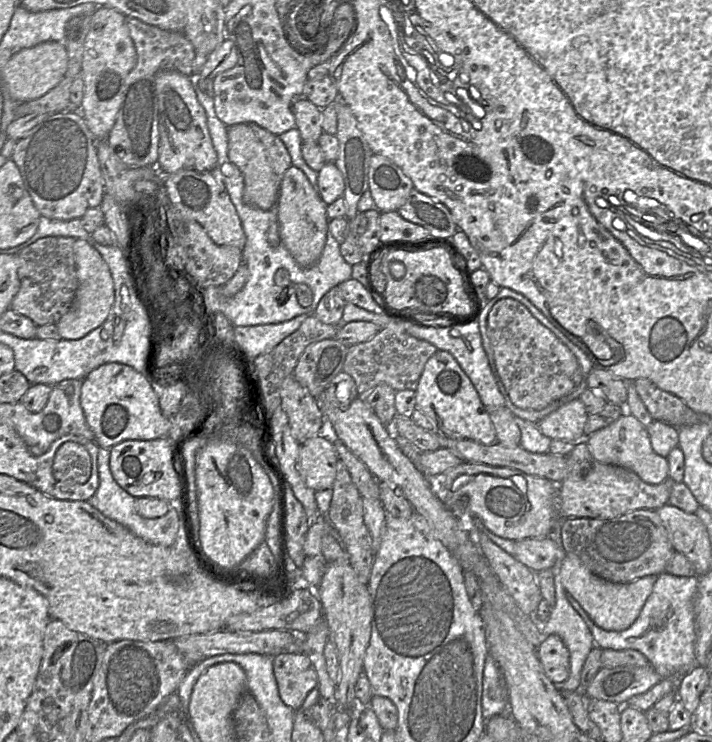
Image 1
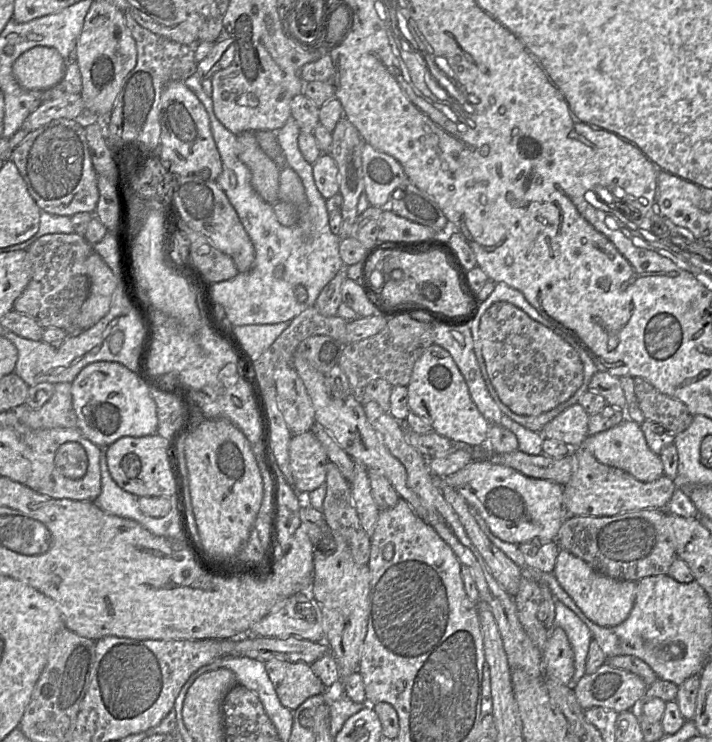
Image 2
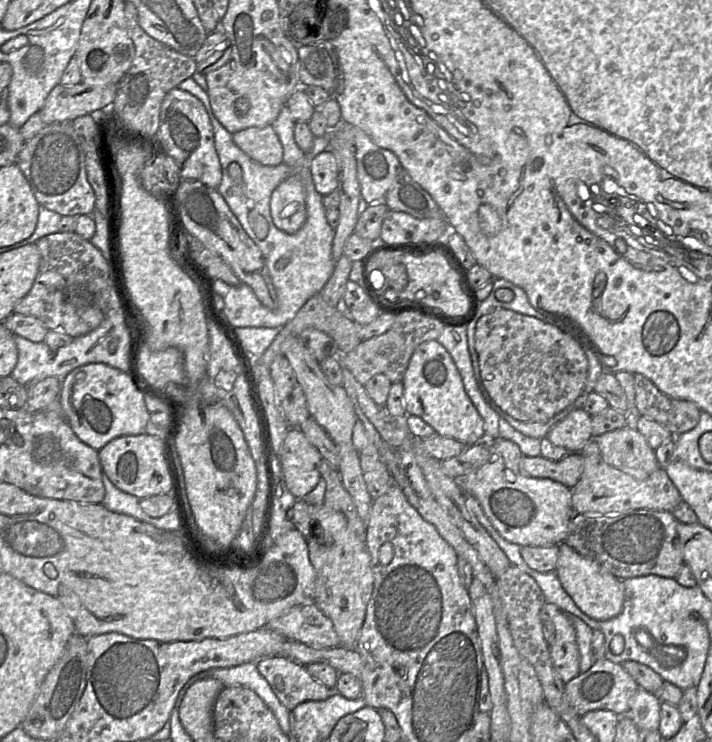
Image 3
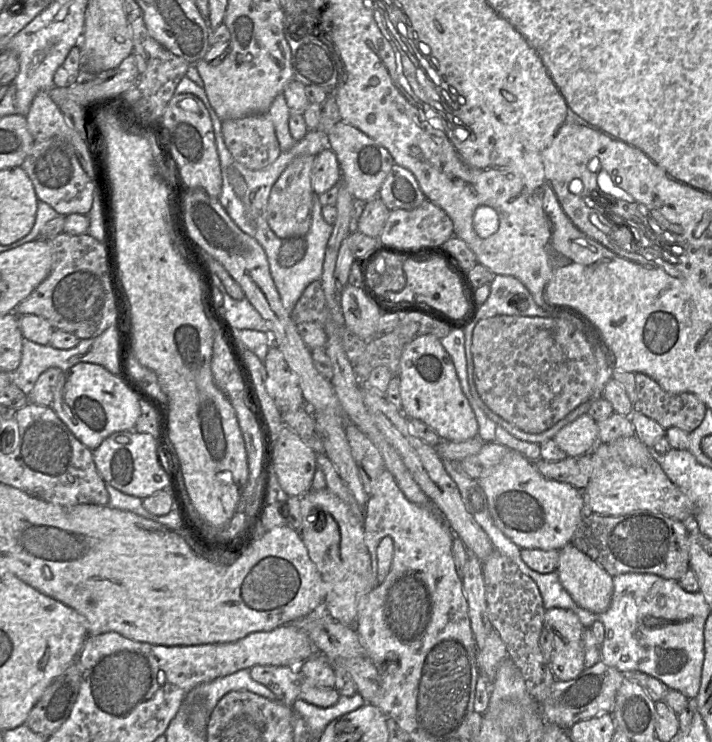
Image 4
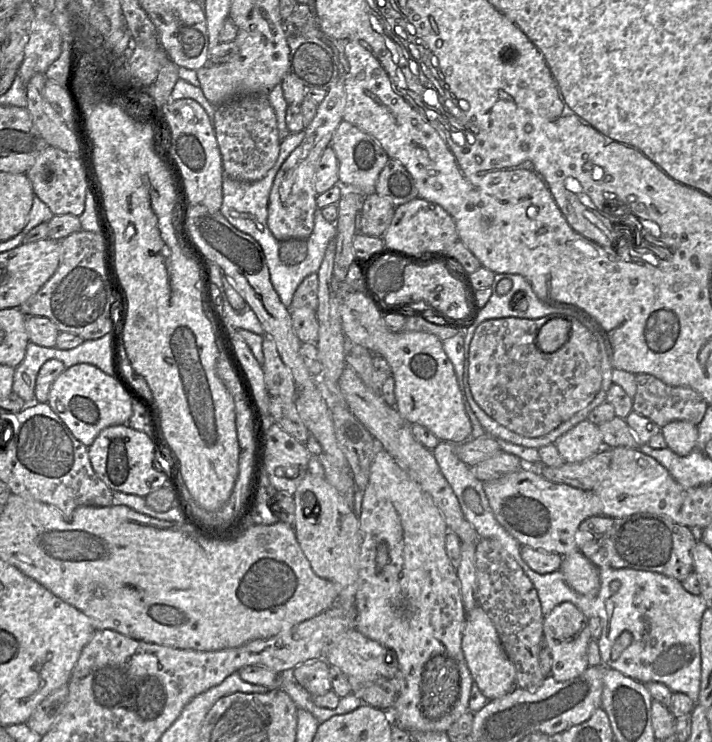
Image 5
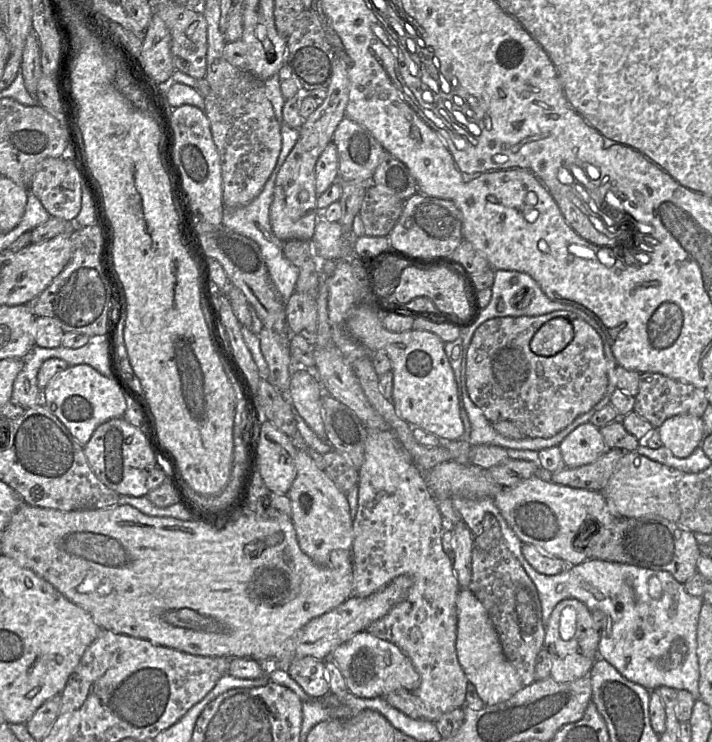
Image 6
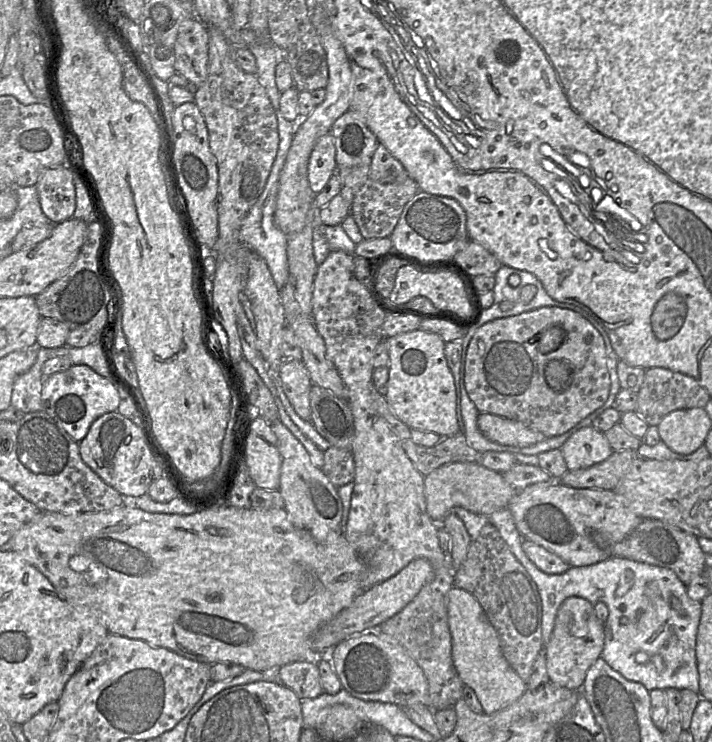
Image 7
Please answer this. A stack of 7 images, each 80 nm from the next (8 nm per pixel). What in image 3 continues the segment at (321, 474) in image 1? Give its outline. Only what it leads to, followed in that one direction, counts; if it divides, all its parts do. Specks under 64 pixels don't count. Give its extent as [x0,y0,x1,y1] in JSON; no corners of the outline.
[279,428,322,499]

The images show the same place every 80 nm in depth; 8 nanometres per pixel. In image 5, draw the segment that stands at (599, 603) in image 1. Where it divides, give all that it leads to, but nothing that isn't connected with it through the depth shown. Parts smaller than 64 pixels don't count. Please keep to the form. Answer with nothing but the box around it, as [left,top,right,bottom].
[559,550,600,596]

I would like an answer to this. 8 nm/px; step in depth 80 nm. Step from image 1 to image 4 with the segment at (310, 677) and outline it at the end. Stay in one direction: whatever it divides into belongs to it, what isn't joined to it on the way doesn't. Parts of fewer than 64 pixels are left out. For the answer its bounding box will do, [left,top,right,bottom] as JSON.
[249,665,340,708]

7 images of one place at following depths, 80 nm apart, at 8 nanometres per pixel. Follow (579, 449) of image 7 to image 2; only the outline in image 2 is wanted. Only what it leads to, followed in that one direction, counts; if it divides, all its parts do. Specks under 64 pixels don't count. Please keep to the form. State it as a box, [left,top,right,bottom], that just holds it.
[541,403,589,448]

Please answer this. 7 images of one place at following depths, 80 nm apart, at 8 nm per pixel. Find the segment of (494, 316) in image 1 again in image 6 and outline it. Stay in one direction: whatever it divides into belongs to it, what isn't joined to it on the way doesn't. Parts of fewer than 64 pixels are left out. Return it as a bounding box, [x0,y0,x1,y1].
[466,310,608,438]

